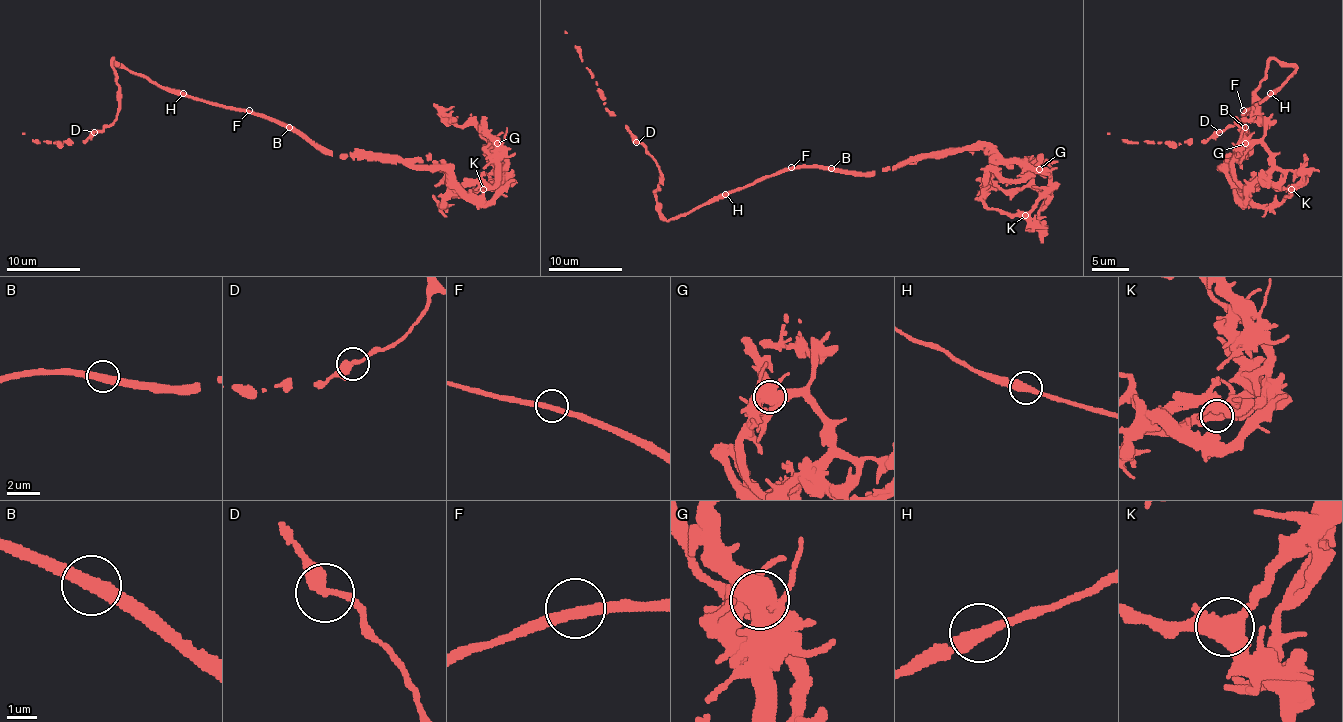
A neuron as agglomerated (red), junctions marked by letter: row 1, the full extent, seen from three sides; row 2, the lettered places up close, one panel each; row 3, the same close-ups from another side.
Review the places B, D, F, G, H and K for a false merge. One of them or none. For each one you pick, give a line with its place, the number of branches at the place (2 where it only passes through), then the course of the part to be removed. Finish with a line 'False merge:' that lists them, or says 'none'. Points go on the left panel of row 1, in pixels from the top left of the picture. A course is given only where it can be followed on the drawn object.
G: at (497, 143); 4 branches meet; foreign part runs (496, 143), (491, 143), (507, 167), (507, 182), (487, 202), (478, 202), (441, 167), (419, 167), (353, 153)
False merge: G

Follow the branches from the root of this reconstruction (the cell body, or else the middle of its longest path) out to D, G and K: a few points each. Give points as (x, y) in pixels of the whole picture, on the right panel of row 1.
D: (1245, 112), (1274, 92), (1296, 68), (1271, 59), (1252, 109), (1240, 121), (1219, 132)
G: (1245, 112), (1249, 153), (1223, 167), (1241, 202), (1245, 191), (1236, 180), (1234, 154), (1245, 143)
K: (1245, 112), (1243, 123), (1249, 153), (1223, 165), (1241, 191), (1256, 204), (1276, 206), (1291, 189)

